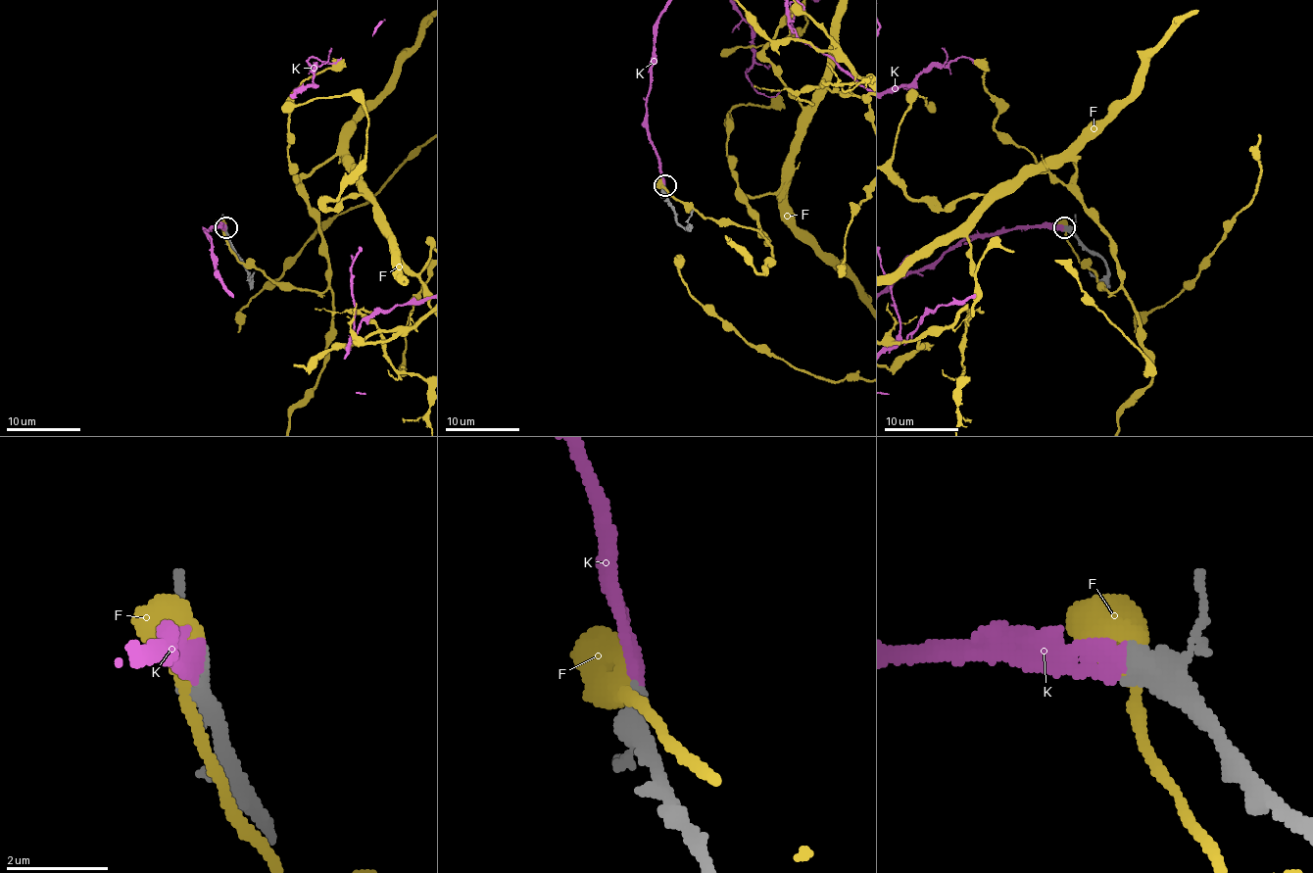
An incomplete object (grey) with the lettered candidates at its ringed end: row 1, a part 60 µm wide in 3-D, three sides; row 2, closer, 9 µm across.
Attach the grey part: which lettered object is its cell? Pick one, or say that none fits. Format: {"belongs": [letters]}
{"belongs": ["K"]}

